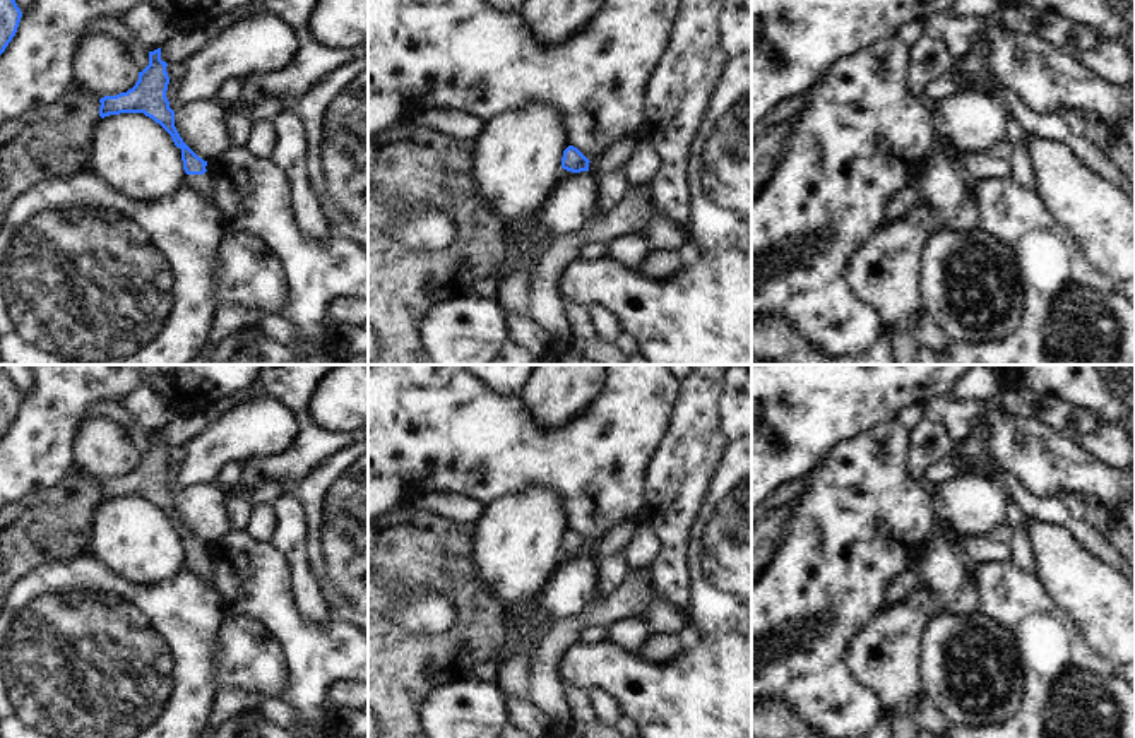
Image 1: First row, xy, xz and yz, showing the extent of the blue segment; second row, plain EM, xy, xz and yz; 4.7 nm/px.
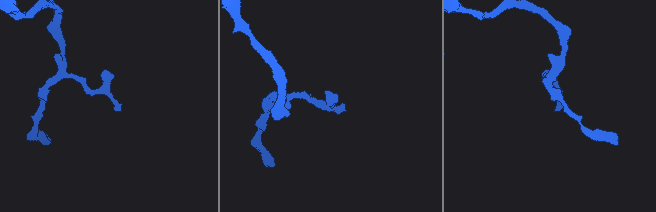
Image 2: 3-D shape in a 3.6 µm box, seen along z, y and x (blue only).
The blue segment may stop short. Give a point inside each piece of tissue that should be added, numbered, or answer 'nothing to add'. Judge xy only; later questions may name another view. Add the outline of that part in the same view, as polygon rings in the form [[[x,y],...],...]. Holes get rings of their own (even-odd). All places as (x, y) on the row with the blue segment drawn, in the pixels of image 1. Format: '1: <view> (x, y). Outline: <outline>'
1: xy (199, 184). Outline: [[[205,171],[204,175],[183,175],[183,185],[190,188],[193,193],[202,199],[212,202],[212,182],[211,175]]]

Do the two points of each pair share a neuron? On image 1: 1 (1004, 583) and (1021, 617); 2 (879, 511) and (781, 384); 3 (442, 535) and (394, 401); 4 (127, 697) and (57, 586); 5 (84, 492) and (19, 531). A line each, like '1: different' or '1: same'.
1: same
2: different
3: different
4: same
5: same

